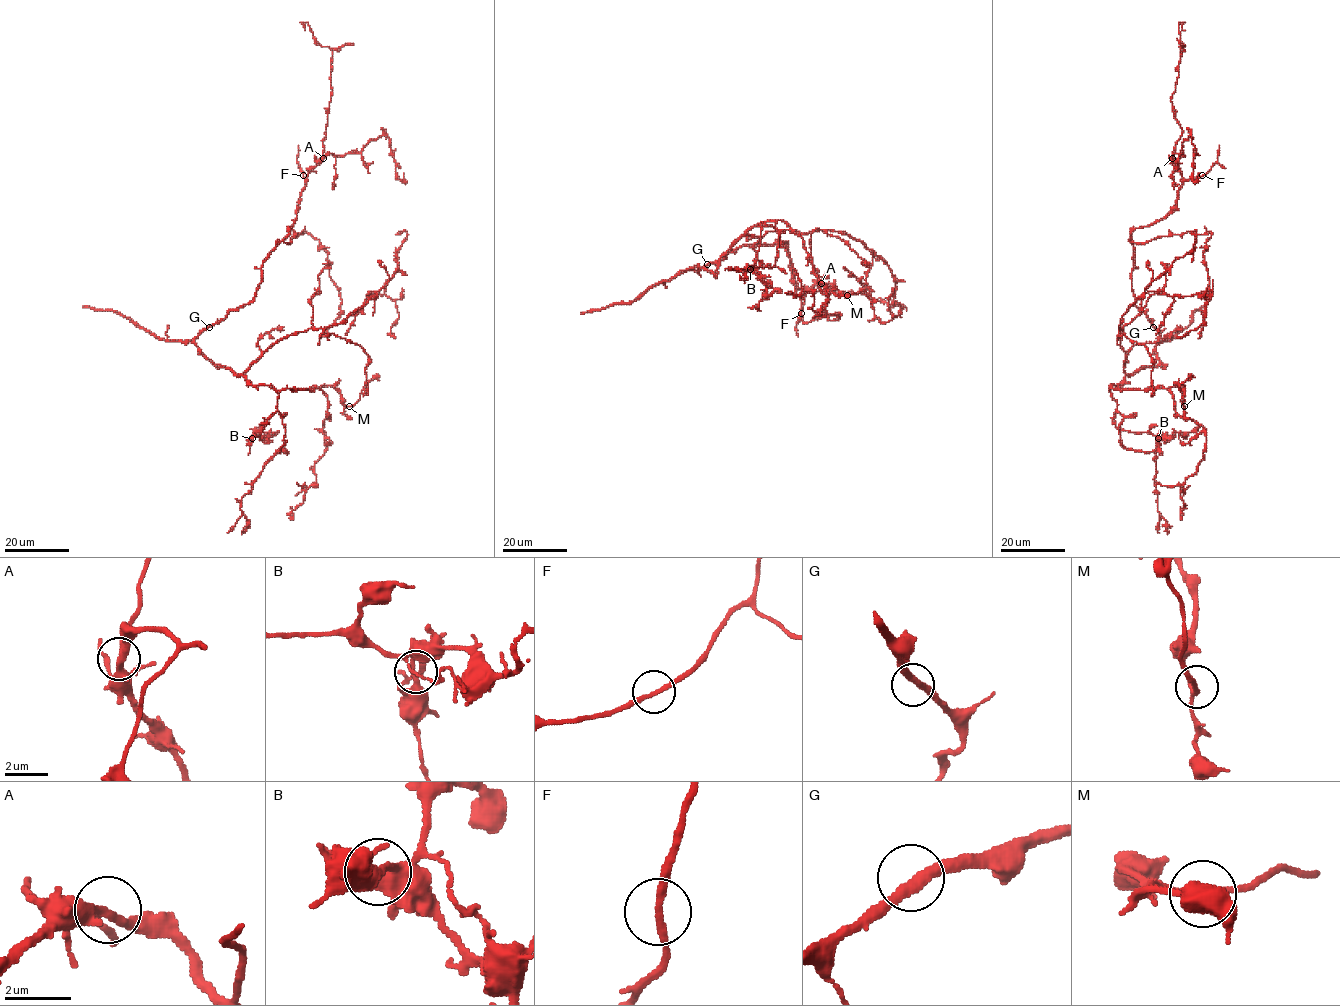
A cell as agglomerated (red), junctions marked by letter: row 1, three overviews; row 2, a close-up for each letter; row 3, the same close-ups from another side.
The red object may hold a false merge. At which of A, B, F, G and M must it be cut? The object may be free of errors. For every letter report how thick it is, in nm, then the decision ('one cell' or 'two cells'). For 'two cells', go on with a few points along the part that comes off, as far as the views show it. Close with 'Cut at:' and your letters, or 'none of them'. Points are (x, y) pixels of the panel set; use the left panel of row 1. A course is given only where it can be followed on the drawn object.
A: calibre 240 nm; one cell
B: calibre 240 nm; one cell
F: calibre 200 nm; one cell
G: calibre 320 nm; one cell
M: calibre 190 nm; one cell
Cut at: none of them

